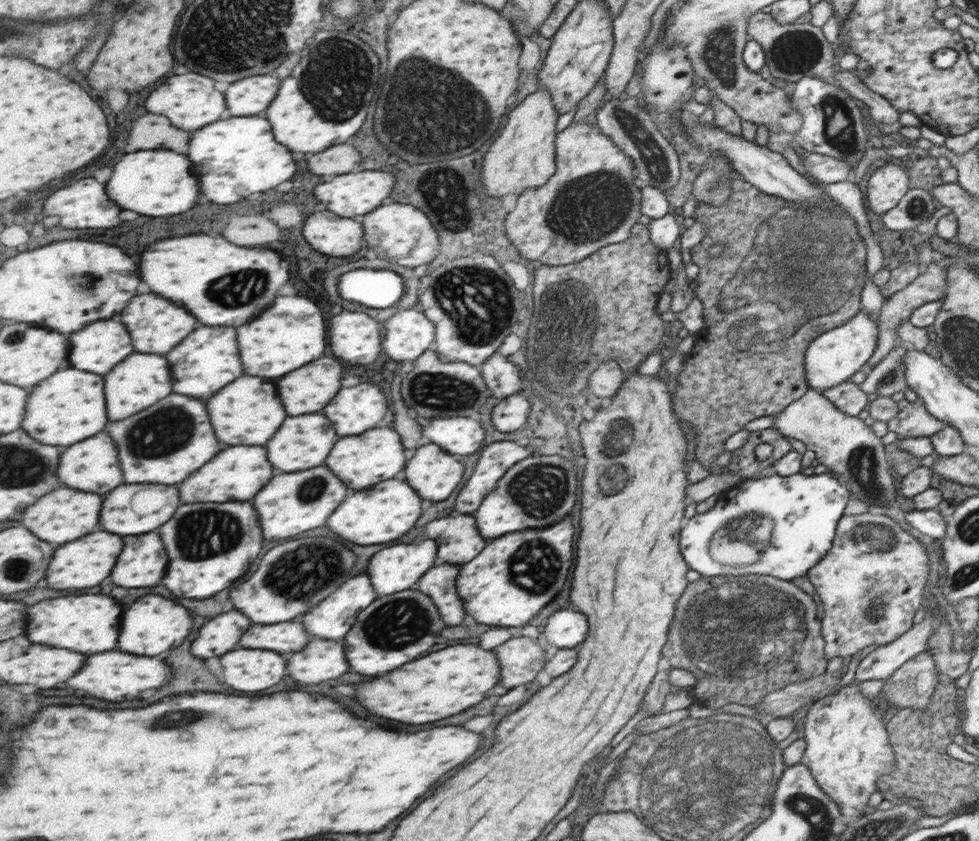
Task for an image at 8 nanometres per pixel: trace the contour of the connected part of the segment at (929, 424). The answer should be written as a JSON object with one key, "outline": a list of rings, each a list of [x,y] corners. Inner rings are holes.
{"outline":[[[919,398],[913,402],[902,399],[896,405],[897,414],[886,422],[886,428],[895,432],[897,439],[930,437],[944,428],[944,422],[933,418]]]}

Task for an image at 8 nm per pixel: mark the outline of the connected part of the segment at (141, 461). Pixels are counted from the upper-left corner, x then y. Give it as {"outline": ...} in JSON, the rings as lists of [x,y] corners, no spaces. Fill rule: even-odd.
{"outline":[[[171,394],[169,398],[165,398],[165,402],[157,402],[157,406],[151,406],[149,410],[135,414],[125,422],[111,422],[107,426],[107,432],[111,432],[121,446],[121,466],[125,466],[127,484],[181,484],[223,450],[223,444],[215,436],[211,418],[207,420],[207,404],[183,394]]]}

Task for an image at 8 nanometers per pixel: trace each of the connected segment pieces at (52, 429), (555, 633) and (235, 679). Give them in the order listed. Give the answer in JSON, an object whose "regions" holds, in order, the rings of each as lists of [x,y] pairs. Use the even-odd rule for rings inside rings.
{"regions":[[[[69,368],[59,370],[57,374],[53,374],[53,378],[47,378],[33,390],[33,398],[29,398],[29,418],[25,418],[25,430],[29,432],[29,436],[45,444],[71,446],[81,442],[83,438],[99,434],[107,422],[109,418],[105,406],[103,376]]],[[[559,610],[549,618],[543,631],[551,648],[573,649],[587,640],[589,622],[583,612]]],[[[233,650],[221,660],[225,682],[243,692],[267,690],[287,676],[287,658],[271,650]]]]}

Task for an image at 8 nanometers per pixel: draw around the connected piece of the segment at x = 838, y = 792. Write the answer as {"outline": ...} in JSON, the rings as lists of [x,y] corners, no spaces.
{"outline":[[[844,686],[807,706],[803,722],[806,742],[800,763],[813,774],[819,788],[832,798],[847,818],[859,819],[875,782],[895,772],[895,756],[883,724],[883,710],[863,698],[857,686]]]}

